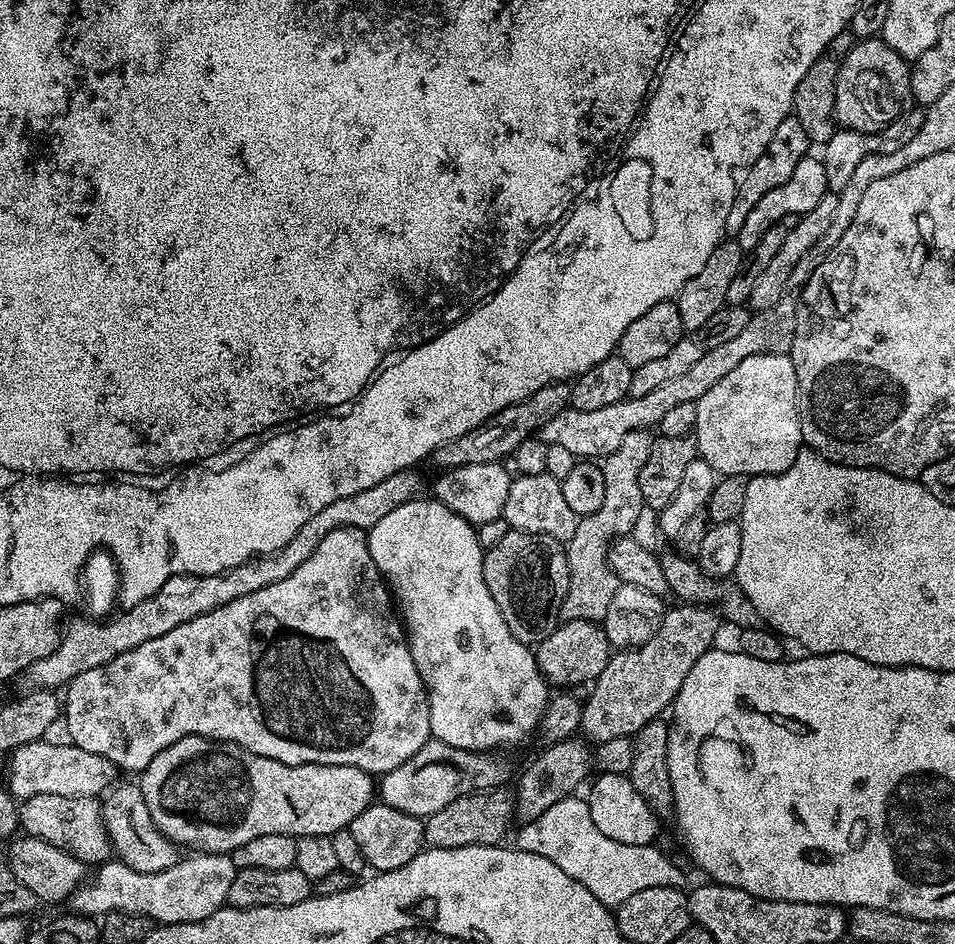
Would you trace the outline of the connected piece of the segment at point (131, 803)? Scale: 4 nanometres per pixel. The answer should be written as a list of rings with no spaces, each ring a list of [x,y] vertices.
[[[139,783],[122,784],[113,787],[102,800],[104,825],[112,840],[113,853],[118,857],[119,863],[142,874],[170,870],[170,866],[174,866],[182,858],[181,849],[167,840],[158,826],[154,826],[154,818],[150,818],[150,808],[146,806],[146,798]]]

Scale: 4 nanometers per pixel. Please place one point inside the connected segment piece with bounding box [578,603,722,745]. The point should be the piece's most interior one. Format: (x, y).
(640, 683)

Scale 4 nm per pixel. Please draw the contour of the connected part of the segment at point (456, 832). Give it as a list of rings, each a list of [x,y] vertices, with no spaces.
[[[503,787],[490,788],[487,792],[471,792],[468,796],[454,798],[450,806],[442,806],[438,814],[427,817],[424,820],[424,843],[429,848],[461,848],[471,844],[495,844],[499,845],[500,840],[508,832],[508,827],[514,824],[514,796],[511,791]]]

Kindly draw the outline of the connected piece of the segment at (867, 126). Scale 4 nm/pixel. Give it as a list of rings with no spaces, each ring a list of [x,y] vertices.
[[[882,38],[861,40],[853,43],[850,54],[838,70],[834,114],[840,128],[859,132],[877,132],[888,128],[913,103],[910,78],[912,70],[909,61],[903,60],[898,53]]]

